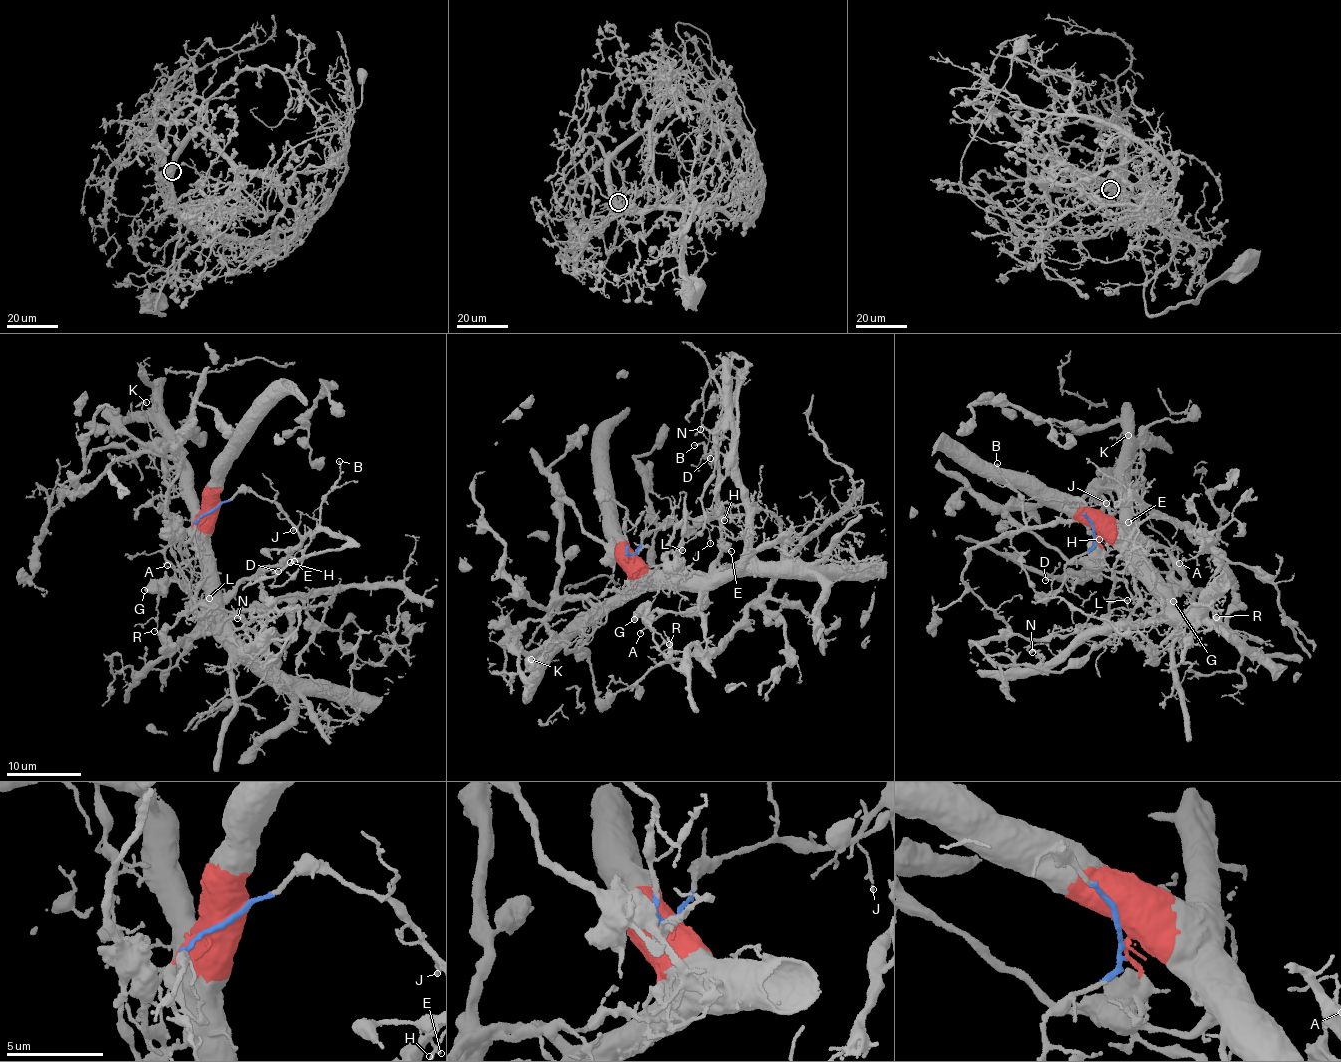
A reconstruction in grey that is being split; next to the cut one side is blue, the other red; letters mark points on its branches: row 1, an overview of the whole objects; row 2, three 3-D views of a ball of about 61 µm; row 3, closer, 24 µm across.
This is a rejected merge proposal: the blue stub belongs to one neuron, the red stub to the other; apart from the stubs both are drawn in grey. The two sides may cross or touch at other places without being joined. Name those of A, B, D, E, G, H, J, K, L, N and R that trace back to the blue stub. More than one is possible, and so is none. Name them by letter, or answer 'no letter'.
A, B, D, E, G, H, J, R

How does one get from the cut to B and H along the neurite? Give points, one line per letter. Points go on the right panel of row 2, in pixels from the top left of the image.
B: (1094, 529), (1078, 512), (1076, 497), (1085, 506), (1074, 519), (1029, 526), (1023, 502), (996, 464)
H: (1094, 529), (1090, 520), (1078, 512), (1072, 500), (1076, 497), (1086, 506), (1080, 518), (1088, 521), (1099, 539)

